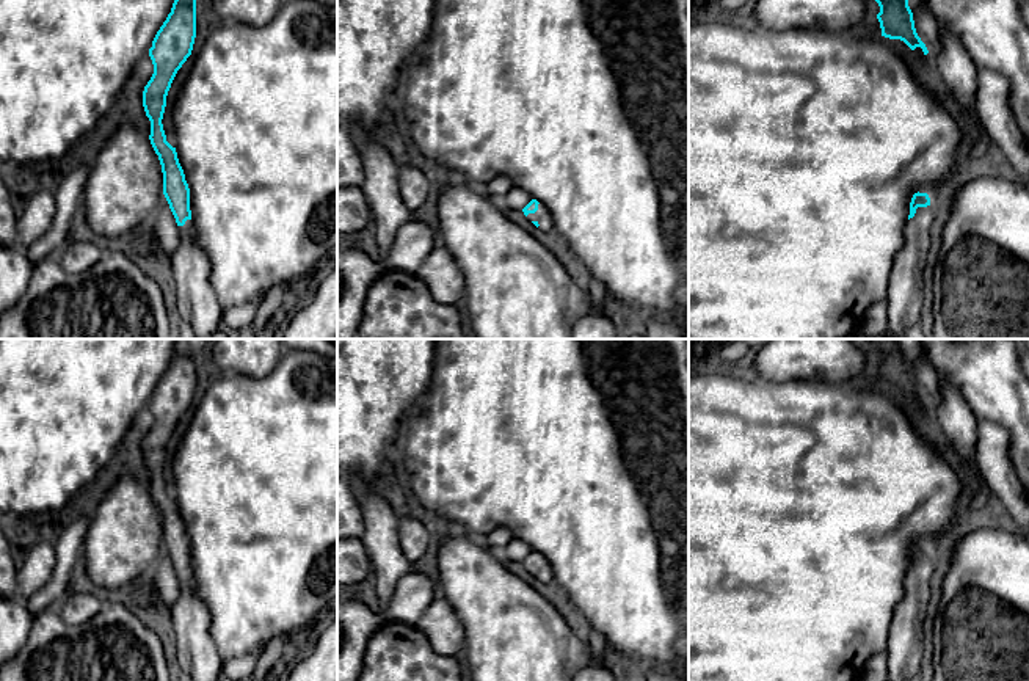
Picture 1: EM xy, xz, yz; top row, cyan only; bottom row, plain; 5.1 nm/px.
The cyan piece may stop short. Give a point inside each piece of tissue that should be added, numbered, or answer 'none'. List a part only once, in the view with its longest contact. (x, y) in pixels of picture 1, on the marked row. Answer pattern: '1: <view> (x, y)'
1: yz (904, 298)

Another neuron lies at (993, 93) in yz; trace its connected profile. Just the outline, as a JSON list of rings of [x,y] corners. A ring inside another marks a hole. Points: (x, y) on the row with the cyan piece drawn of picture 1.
[[[977,67],[976,108],[980,126],[1004,154],[1007,173],[1029,185],[1029,146],[1012,115],[1010,86],[1001,72]]]

